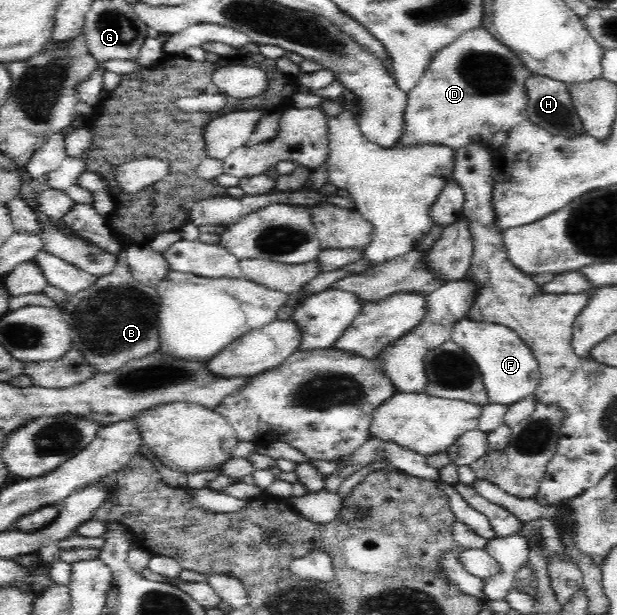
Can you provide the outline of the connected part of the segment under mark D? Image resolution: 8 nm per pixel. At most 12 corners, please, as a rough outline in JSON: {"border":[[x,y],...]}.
{"border":[[487,29],[407,92],[395,145],[456,151],[528,118],[533,73]]}

